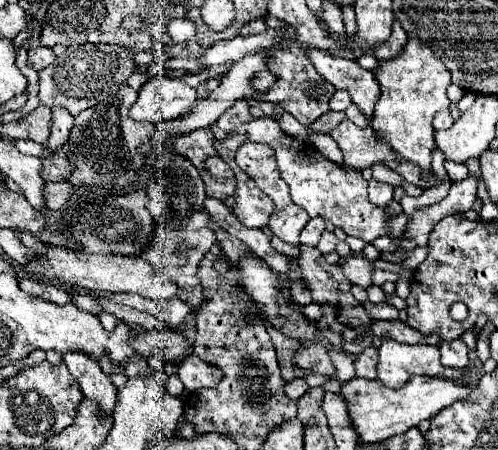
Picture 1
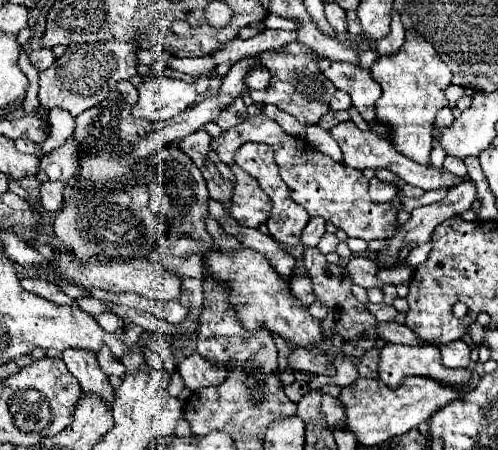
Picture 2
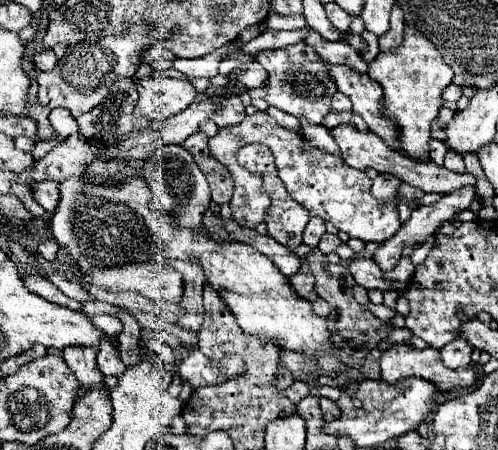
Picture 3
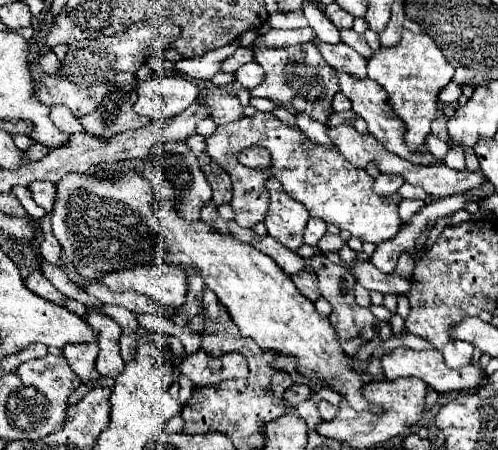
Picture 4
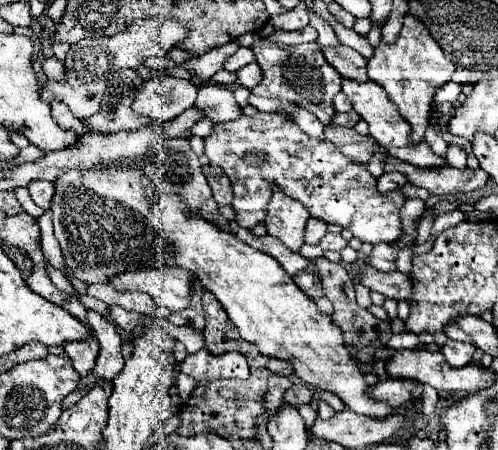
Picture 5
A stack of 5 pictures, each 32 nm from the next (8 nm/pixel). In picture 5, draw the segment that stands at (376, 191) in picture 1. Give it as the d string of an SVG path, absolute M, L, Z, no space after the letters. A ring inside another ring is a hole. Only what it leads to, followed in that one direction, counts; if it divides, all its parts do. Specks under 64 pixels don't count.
M384 172L380 178L378 178L378 188L380 192L392 192L396 188L402 188L406 184L406 176L402 172Z

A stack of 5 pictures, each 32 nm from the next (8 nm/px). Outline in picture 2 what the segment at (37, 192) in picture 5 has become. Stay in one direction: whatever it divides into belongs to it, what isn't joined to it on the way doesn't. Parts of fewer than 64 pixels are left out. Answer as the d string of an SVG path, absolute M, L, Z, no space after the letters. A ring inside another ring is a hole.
M44 182L40 186L40 198L38 198L38 202L42 204L44 210L48 210L48 212L58 212L60 210L62 188L64 188L64 184L56 184L56 182Z

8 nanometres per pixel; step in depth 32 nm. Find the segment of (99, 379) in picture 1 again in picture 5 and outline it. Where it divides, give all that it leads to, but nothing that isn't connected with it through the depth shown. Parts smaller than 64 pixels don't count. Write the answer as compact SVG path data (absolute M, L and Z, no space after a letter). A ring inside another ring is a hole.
M94 332L86 340L66 342L64 350L72 358L76 372L80 376L88 376L88 372L92 372L92 364L96 364L96 356L98 356L98 340Z

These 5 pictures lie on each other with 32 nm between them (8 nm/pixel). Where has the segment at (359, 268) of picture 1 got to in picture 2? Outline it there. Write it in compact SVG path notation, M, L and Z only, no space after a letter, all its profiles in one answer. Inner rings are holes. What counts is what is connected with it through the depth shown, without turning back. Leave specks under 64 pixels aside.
M352 256L346 264L346 272L352 278L354 284L362 286L362 288L382 288L382 284L376 280L376 272L378 272L378 264L370 258L364 256Z

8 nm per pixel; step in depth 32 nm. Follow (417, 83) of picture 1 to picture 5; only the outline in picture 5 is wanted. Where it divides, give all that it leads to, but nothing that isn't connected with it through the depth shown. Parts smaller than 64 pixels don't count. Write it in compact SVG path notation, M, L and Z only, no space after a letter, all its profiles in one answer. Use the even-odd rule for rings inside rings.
M410 12L404 16L404 26L398 40L394 44L380 42L374 48L374 56L368 60L368 78L386 90L388 98L398 106L398 112L410 122L414 142L420 142L428 128L434 90L450 82L454 70L454 62L444 56L442 48L430 36L426 26Z

